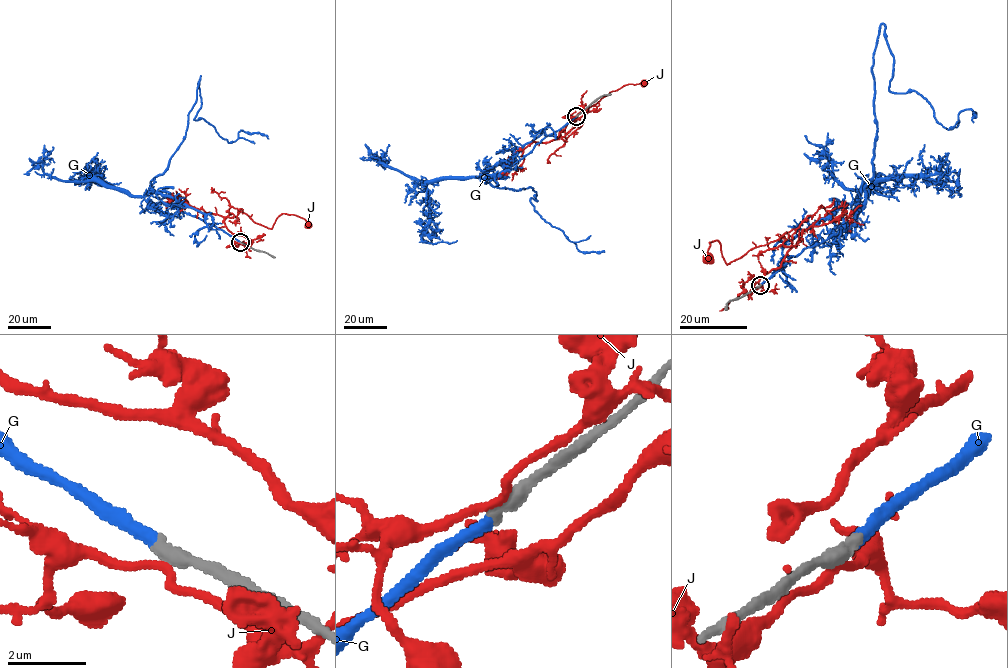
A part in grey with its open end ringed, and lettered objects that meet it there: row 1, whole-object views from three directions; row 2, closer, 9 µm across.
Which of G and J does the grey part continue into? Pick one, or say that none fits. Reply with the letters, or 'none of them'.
G

